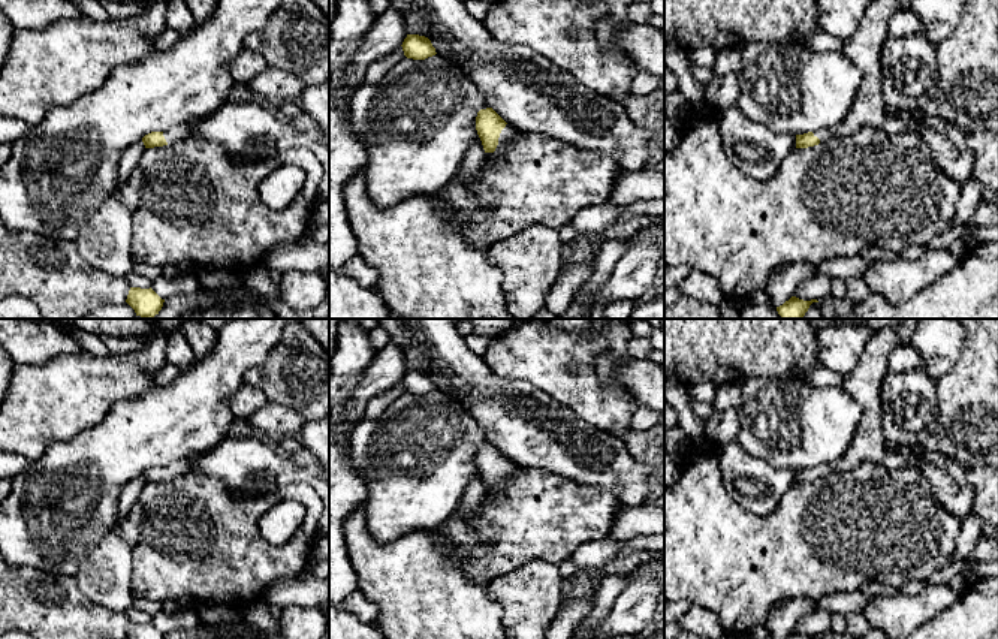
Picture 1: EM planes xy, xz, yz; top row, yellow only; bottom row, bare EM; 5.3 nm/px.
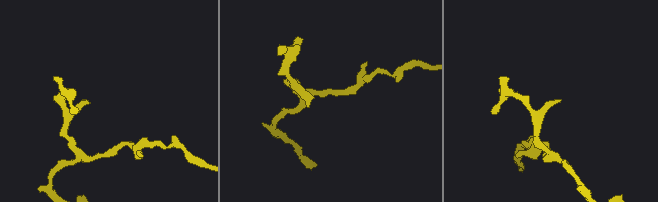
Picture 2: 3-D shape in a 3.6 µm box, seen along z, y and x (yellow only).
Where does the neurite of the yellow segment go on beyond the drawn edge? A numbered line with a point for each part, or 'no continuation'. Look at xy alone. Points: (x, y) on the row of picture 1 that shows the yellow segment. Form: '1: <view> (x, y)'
1: xy (175, 133)

